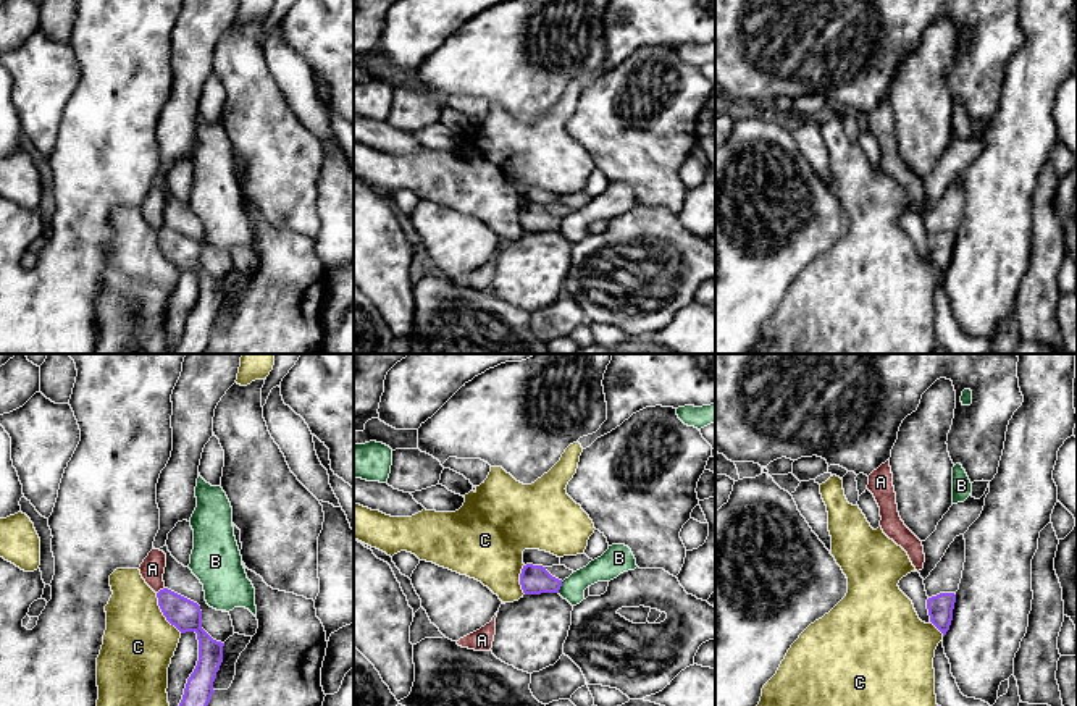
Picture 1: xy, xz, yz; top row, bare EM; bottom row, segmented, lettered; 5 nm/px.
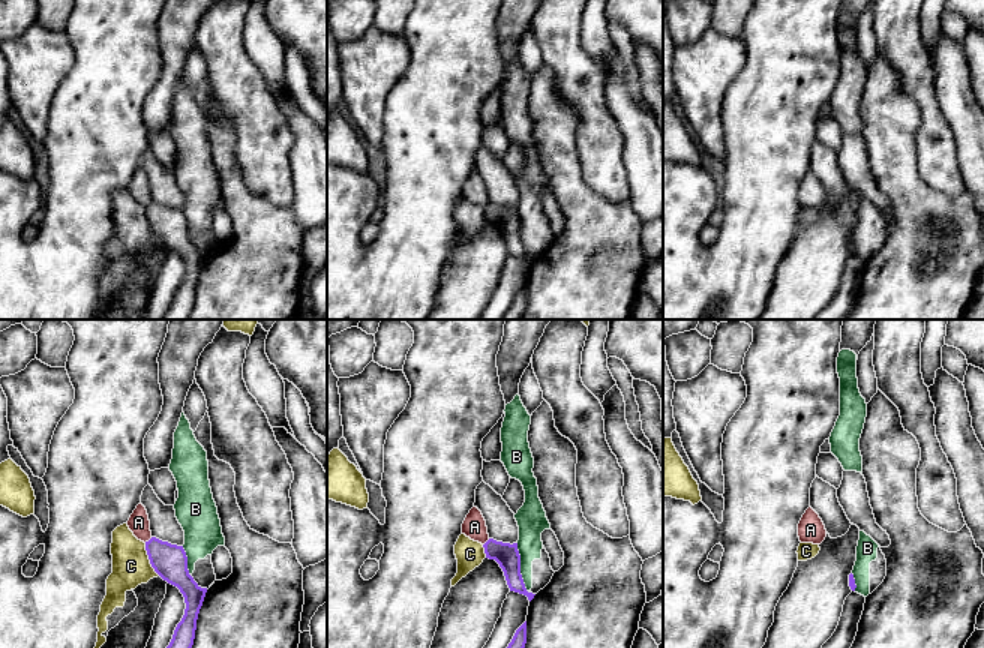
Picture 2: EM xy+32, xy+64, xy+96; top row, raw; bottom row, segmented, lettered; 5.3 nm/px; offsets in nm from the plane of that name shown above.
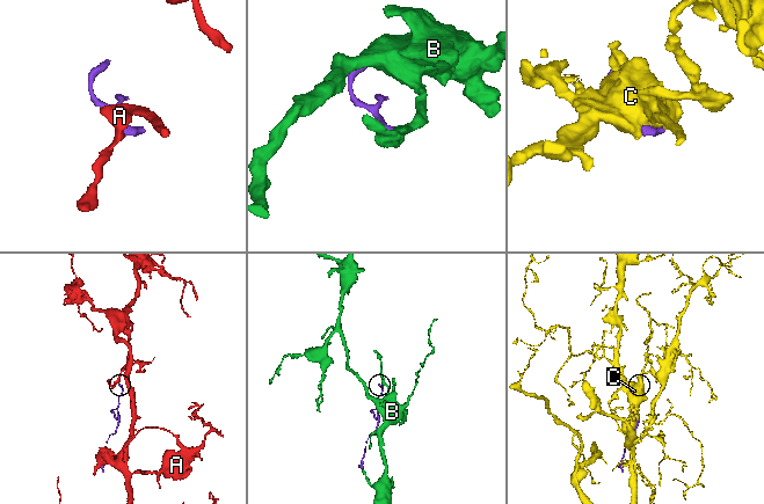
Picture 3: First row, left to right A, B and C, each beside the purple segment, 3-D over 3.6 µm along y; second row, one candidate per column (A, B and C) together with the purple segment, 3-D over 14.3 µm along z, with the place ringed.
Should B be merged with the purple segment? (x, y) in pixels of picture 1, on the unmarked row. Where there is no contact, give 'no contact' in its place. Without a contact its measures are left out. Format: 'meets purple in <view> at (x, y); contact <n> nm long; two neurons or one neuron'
meets purple in xz at (561, 223); contact 60 nm long; two neurons

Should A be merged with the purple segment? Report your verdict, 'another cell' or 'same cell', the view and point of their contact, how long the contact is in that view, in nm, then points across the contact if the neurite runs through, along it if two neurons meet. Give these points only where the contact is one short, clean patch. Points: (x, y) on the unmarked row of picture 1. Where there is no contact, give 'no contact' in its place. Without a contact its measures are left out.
another cell | xy (160, 228) | 50 nm | along xy (163, 225), (157, 231)

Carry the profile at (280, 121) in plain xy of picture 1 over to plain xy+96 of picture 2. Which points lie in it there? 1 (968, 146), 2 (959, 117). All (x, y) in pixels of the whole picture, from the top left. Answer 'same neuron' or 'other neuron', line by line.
1: other neuron
2: other neuron

